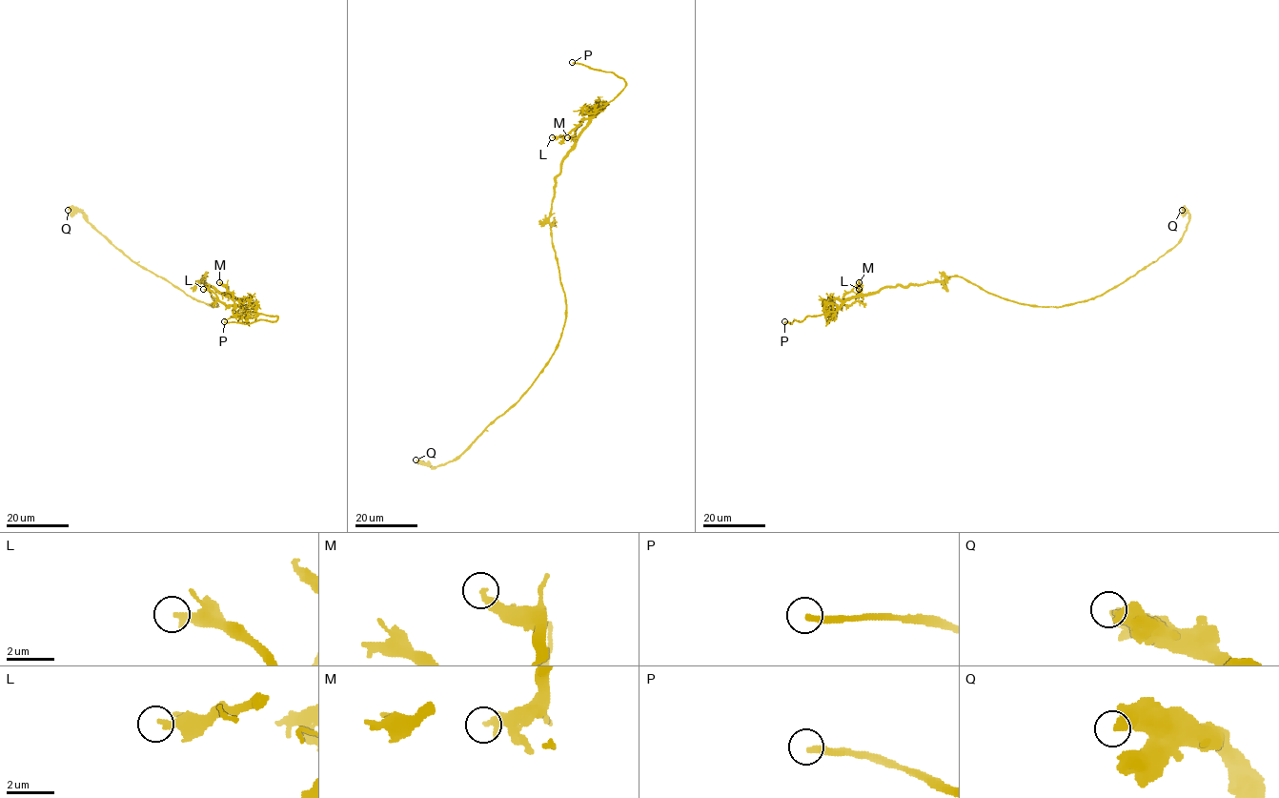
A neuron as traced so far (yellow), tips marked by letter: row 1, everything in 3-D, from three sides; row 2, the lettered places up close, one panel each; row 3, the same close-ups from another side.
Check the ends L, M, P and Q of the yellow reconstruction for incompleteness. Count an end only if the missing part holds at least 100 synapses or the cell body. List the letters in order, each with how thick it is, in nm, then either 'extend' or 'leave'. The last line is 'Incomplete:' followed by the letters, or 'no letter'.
L: calibre 320 nm; leave
M: calibre 320 nm; leave
P: calibre 280 nm; extend
Q: calibre 460 nm; leave
Incomplete: P

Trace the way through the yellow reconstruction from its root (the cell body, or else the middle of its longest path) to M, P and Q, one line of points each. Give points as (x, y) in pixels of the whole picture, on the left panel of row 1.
M: (212, 296), (203, 276), (200, 280), (207, 287), (234, 296), (240, 304), (219, 282)
P: (212, 296), (203, 276), (200, 280), (207, 287), (234, 296), (246, 310), (276, 317), (274, 321), (224, 321)
Q: (212, 296), (216, 306), (193, 299), (163, 278), (143, 269), (111, 244), (83, 214), (68, 210)

